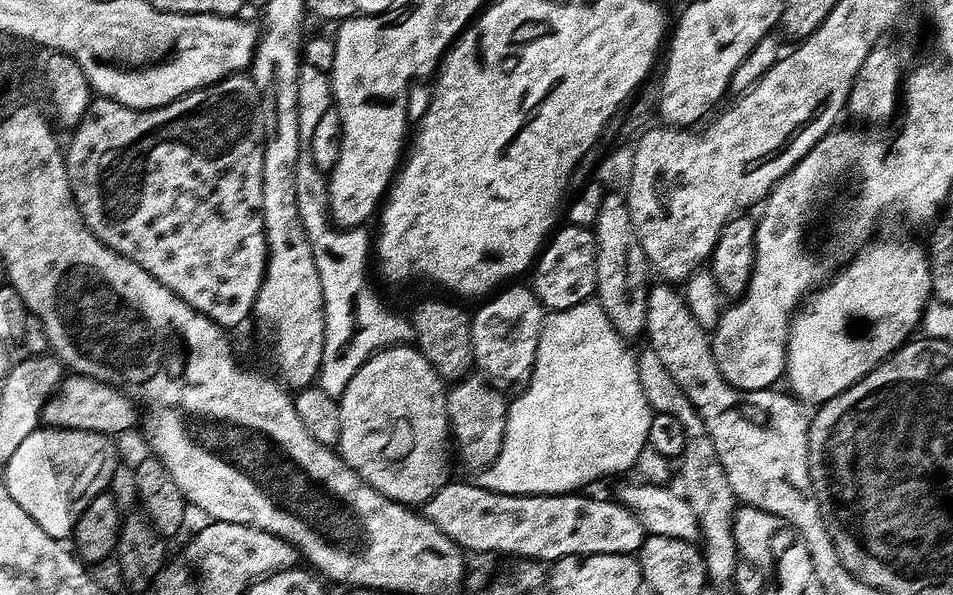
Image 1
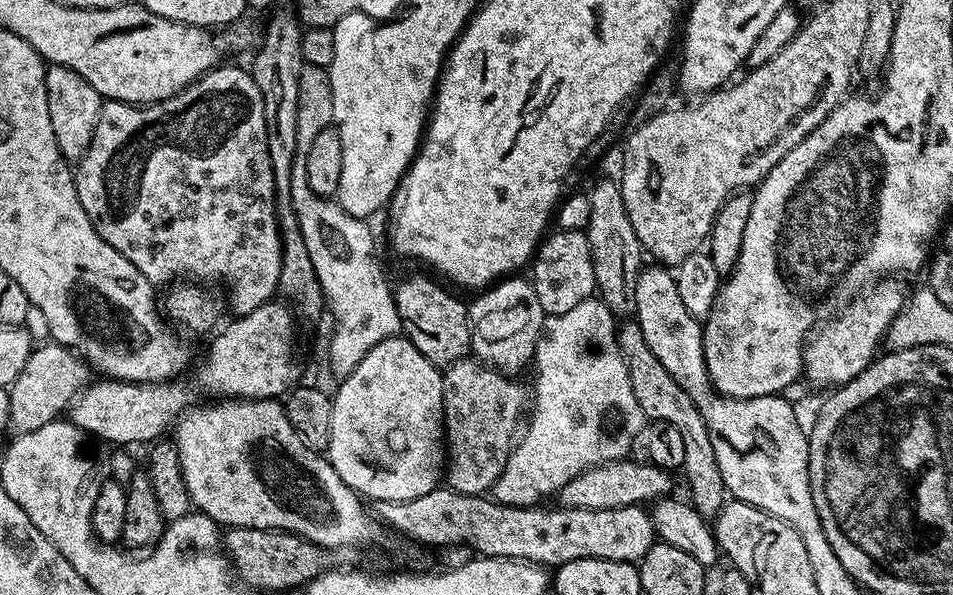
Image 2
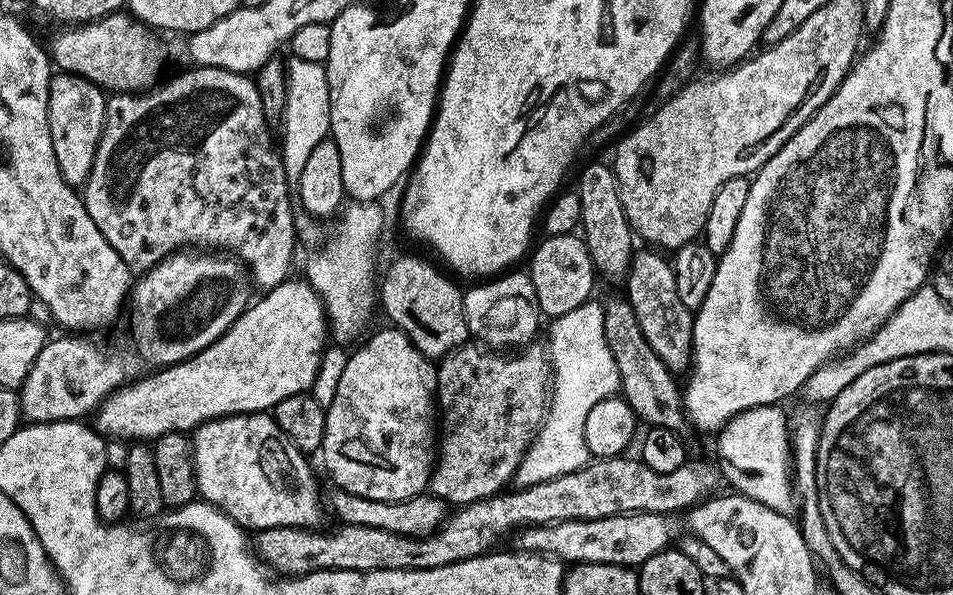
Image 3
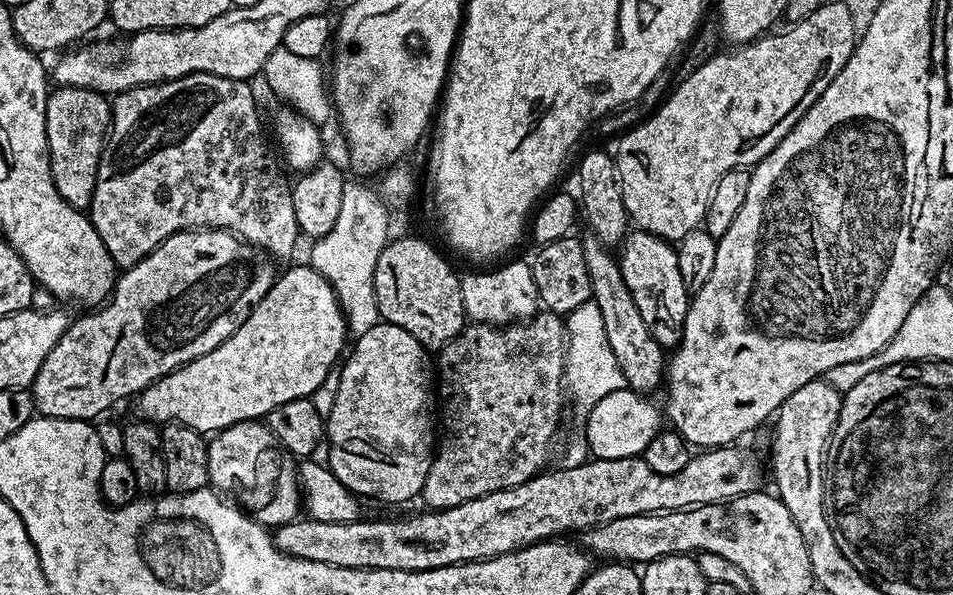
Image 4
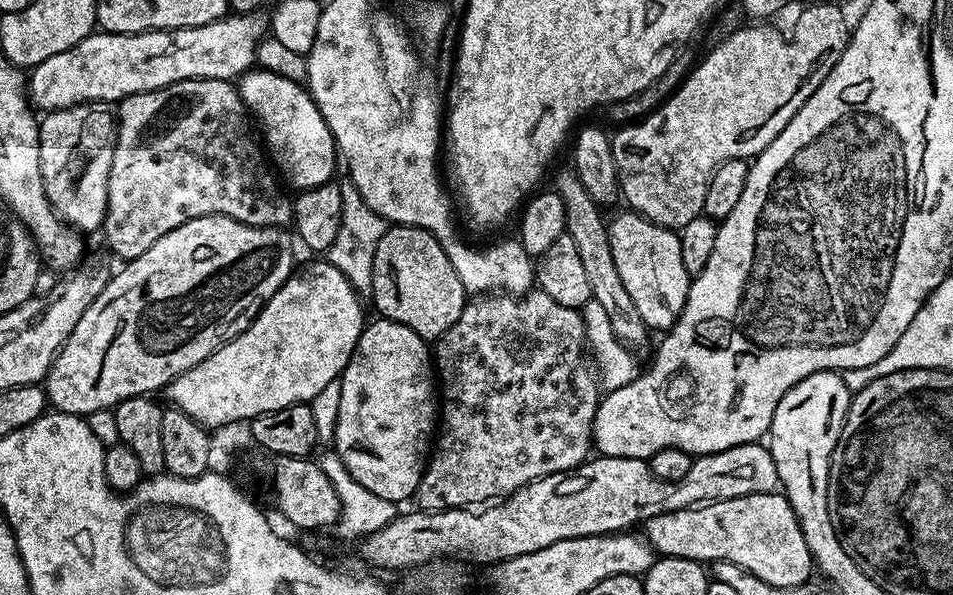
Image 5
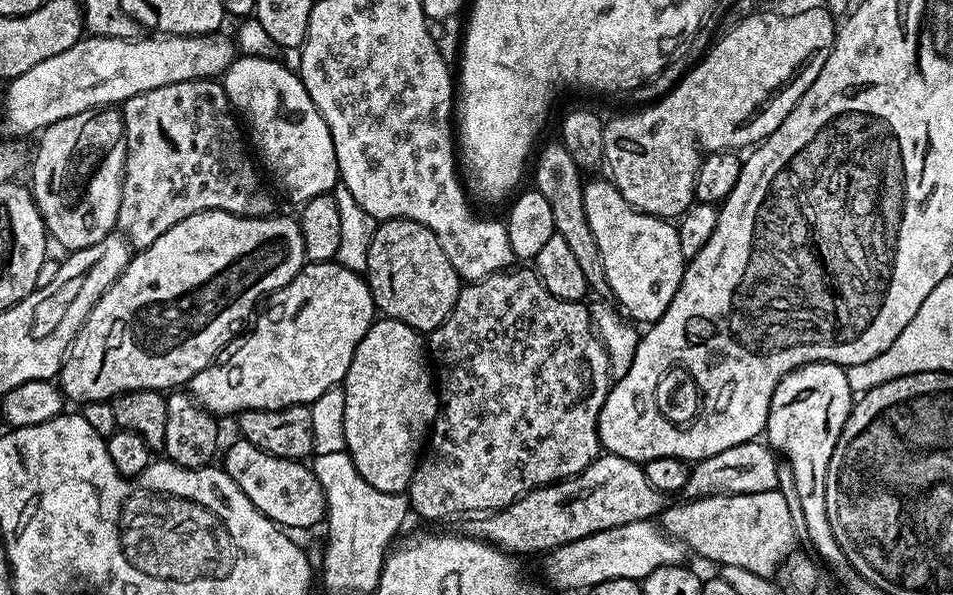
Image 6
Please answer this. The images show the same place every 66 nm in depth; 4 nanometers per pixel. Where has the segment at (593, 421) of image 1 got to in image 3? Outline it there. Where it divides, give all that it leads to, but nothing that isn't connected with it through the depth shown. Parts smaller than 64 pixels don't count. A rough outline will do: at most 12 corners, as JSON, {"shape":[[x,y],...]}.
{"shape":[[604,306],[551,321],[548,415],[514,477],[589,463],[586,416],[620,392]]}

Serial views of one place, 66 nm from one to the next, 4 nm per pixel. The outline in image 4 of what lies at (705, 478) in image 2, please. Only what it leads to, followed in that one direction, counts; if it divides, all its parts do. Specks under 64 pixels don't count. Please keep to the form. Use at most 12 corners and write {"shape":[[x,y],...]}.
{"shape":[[583,237],[592,300],[631,391],[666,380],[666,352],[642,322],[619,259]]}

